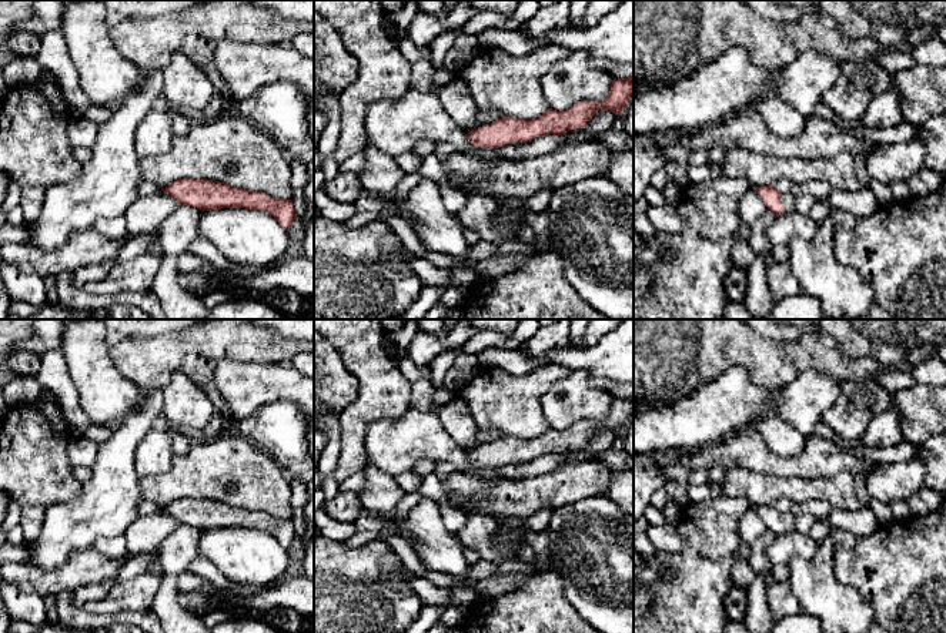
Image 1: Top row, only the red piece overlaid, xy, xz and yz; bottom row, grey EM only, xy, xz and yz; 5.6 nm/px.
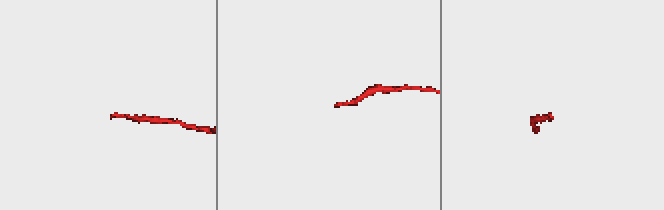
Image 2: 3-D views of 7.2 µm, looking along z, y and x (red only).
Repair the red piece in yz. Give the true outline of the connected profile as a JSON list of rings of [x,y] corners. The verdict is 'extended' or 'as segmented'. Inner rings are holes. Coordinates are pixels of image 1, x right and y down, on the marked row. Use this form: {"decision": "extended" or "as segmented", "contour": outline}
{"decision": "extended", "contour": [[[762,185],[755,188],[769,211],[776,217],[796,211],[796,197],[789,192],[778,192],[772,185]]]}

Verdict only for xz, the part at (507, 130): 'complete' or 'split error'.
split error

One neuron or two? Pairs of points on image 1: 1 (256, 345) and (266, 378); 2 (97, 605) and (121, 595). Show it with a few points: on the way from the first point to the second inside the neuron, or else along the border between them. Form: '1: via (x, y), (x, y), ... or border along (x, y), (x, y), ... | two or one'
1: border along (229, 358), (281, 364) | two
2: via (103, 605), (116, 600) | one

